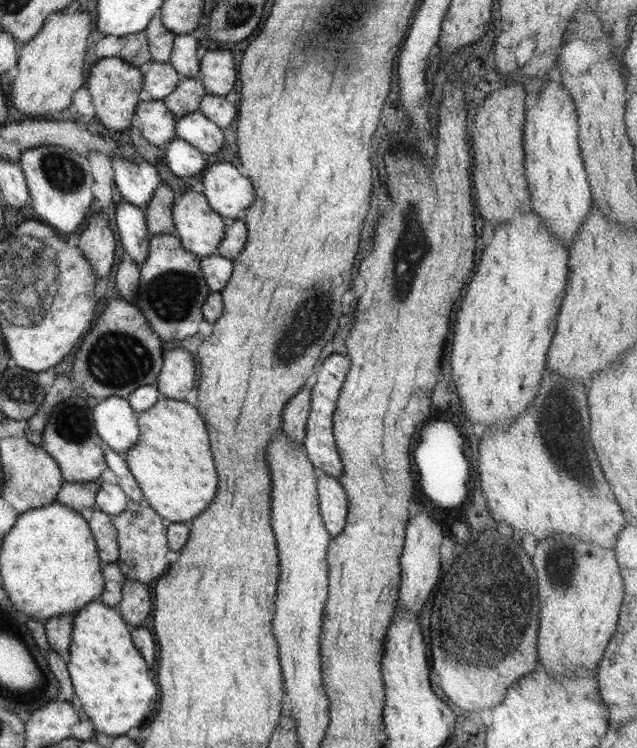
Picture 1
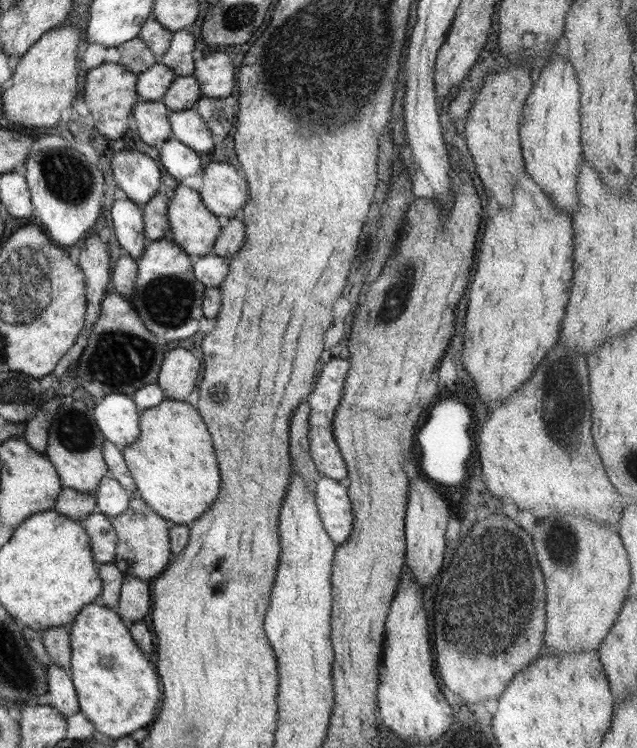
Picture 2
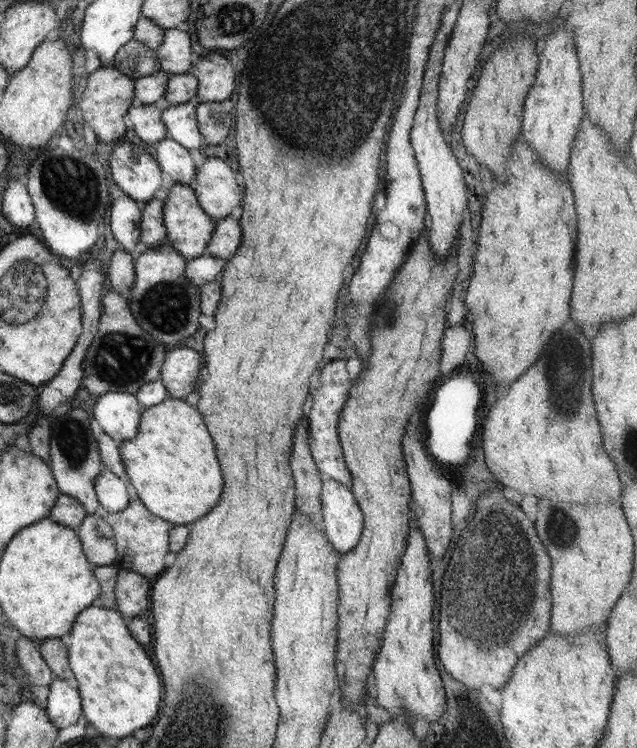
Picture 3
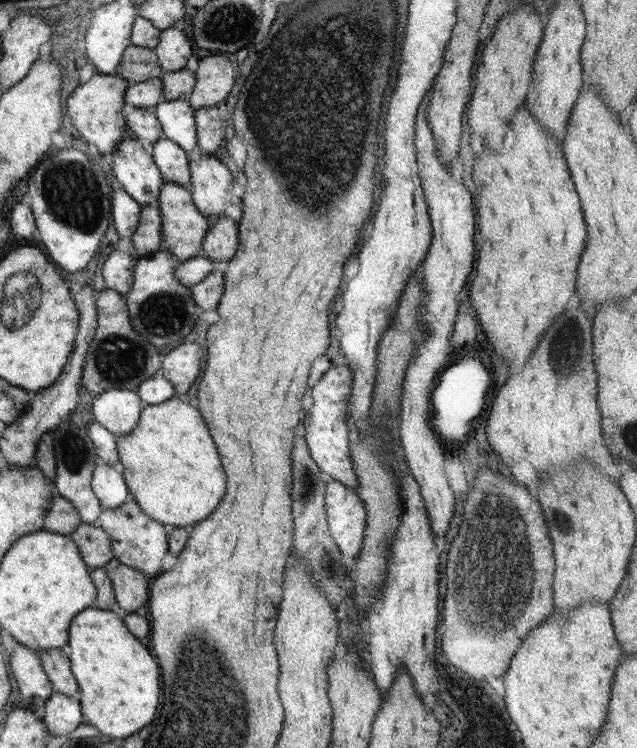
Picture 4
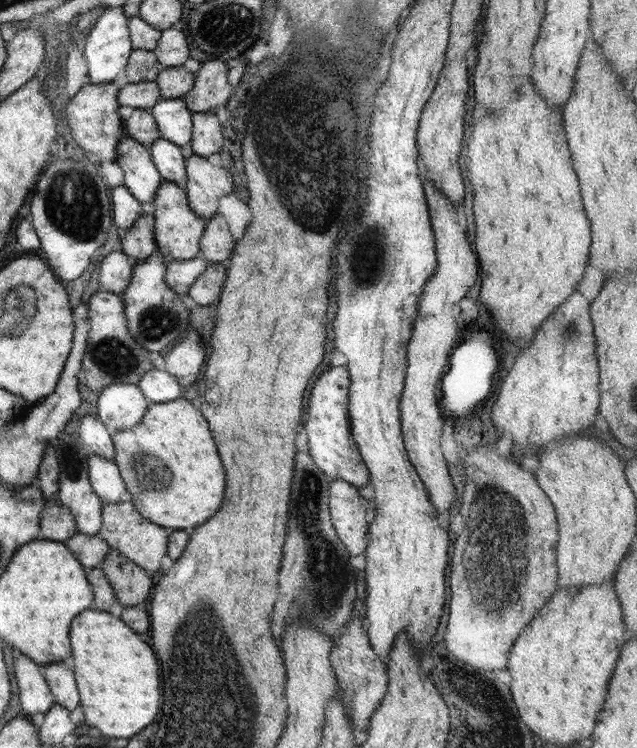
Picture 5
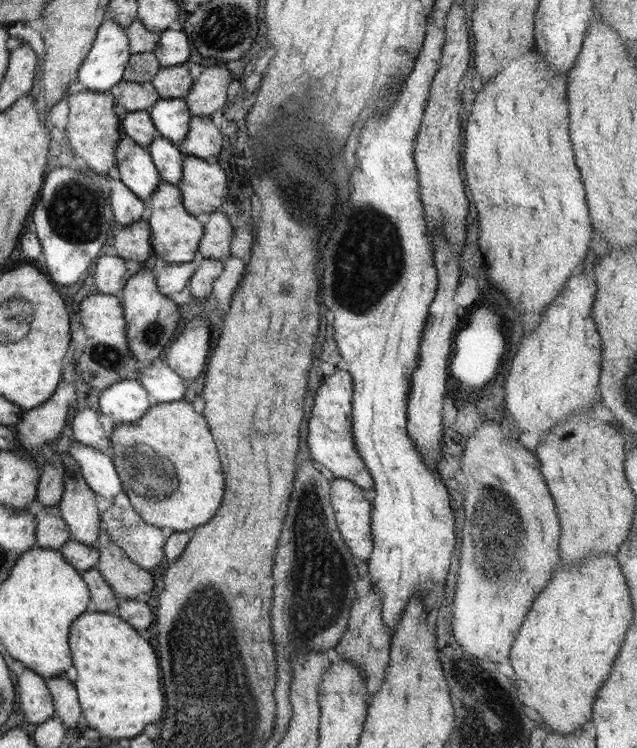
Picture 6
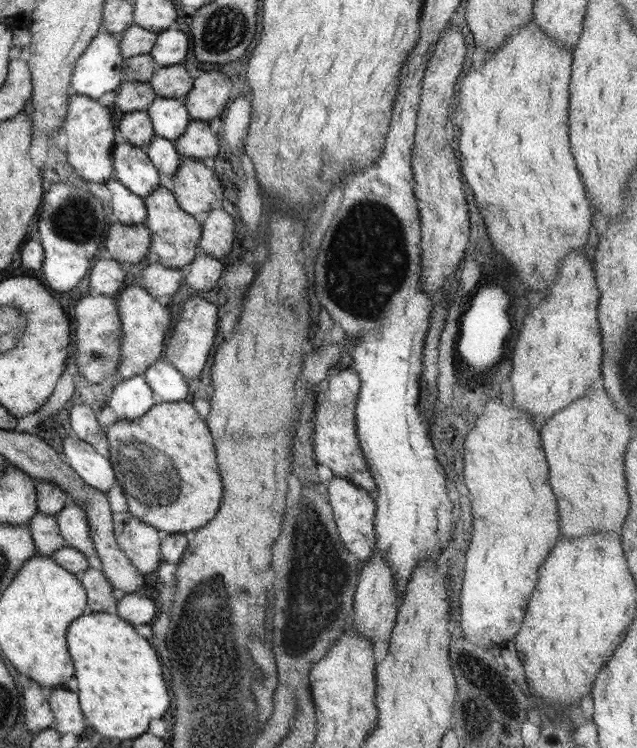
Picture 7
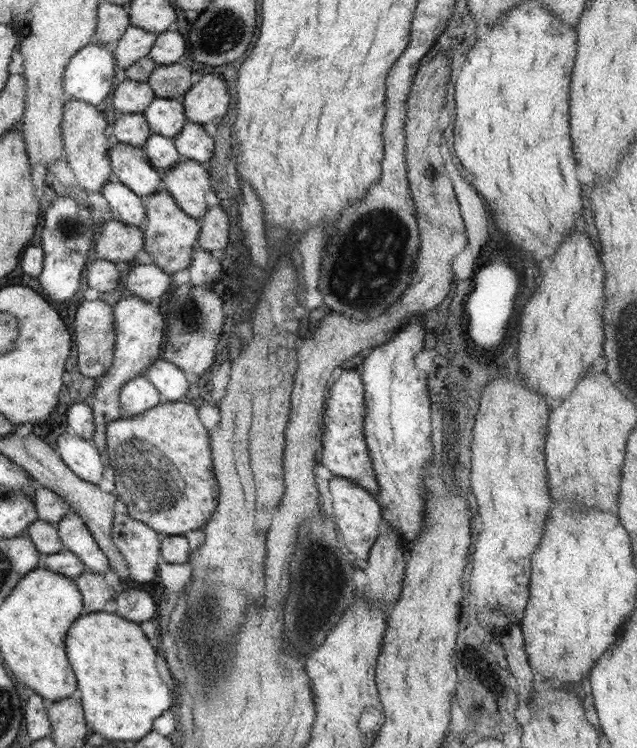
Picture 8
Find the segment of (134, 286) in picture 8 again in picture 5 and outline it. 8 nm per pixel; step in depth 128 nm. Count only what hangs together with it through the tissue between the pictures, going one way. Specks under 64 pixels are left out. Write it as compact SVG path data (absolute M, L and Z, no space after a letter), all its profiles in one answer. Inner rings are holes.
M202 256L185 261L168 259L165 274L166 284L178 294L187 294L191 285L206 268L207 263L208 261Z

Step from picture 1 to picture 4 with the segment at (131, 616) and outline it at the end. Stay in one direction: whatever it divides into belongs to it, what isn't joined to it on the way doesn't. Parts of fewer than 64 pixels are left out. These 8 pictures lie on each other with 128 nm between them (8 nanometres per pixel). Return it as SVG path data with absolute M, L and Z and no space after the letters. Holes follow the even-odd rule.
M113 558L103 566L113 584L116 602L127 613L142 611L149 597L149 576Z

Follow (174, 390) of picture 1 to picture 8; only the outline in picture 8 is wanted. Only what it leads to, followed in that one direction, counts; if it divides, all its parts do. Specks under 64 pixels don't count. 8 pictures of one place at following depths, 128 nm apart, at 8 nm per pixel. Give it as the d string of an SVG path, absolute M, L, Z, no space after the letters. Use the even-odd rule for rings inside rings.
M198 246L192 252L192 256L189 283L178 285L166 300L167 345L162 350L161 358L175 364L186 373L194 372L200 376L212 366L216 358L218 340L223 334L222 327L225 324L222 299L209 288L222 274L222 265L210 252Z

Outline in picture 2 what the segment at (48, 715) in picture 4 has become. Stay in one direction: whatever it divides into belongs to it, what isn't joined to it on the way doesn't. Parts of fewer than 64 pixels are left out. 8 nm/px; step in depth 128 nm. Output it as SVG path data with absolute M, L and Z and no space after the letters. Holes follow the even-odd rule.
M48 666L46 672L46 680L48 680L48 693L52 696L52 705L54 708L61 712L60 716L64 716L66 720L78 712L78 700L76 700L76 692L74 692L74 686L72 686L72 680L70 680L70 670L66 670L64 667Z

